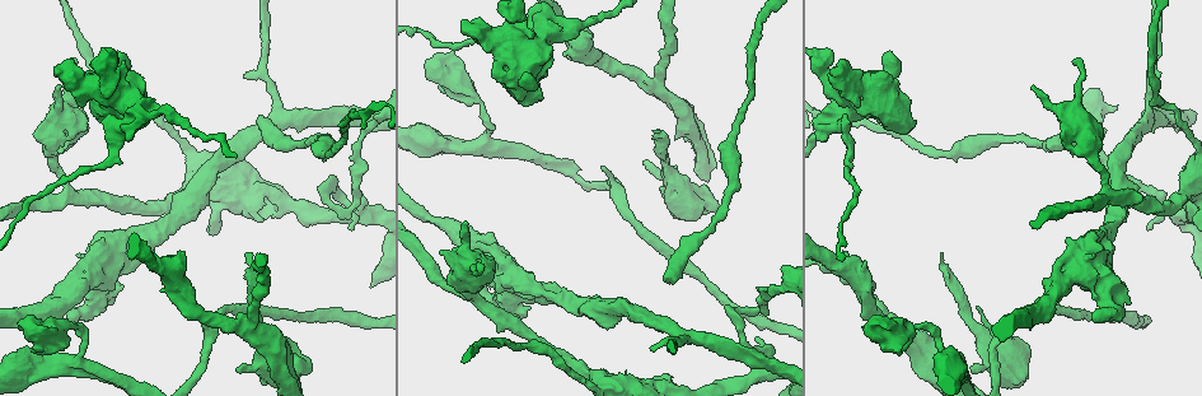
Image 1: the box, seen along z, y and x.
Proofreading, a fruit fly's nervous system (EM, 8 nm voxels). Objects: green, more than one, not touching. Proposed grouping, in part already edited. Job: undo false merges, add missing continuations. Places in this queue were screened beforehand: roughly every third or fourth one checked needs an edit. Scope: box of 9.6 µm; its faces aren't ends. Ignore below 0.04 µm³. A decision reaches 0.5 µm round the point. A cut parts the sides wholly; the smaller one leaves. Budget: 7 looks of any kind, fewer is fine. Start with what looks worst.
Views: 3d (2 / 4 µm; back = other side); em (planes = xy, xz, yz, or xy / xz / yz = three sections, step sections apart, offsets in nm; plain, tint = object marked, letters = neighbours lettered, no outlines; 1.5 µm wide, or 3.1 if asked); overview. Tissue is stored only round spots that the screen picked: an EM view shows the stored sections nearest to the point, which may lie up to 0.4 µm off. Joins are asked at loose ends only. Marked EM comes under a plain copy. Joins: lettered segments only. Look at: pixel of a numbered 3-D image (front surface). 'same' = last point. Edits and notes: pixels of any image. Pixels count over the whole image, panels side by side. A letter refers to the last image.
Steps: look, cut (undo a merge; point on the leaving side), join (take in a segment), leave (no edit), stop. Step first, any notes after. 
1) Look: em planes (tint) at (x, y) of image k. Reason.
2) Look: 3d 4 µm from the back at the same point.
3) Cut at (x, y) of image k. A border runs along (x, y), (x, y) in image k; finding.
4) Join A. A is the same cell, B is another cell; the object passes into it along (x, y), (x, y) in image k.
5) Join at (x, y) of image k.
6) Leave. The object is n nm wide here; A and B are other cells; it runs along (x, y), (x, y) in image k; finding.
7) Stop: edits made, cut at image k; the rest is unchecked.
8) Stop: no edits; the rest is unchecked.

Look: 3d 2 µm at (322, 152) of image 1. Thick turns thin.

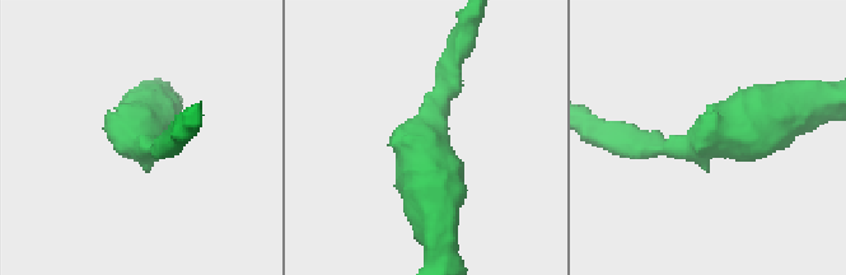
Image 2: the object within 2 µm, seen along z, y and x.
Look: em planes (tint) at (143, 145) of image 2. The arms are 180, 340 nm wide; now the EM.

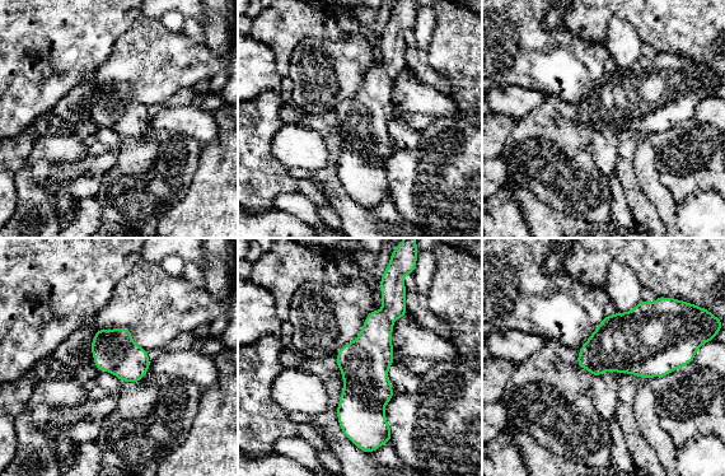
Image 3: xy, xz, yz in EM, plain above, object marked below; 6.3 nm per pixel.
Look: em planes (letters) at the same point. What lies round it.

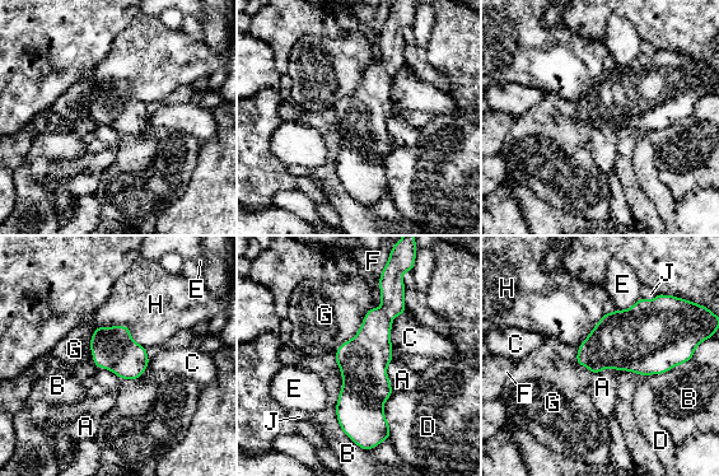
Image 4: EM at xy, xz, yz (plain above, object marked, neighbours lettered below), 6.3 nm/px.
Leave. The object is 280 nm wide here; A, B, C, D, E, F, G, H and J are other cells; it runs along (383, 283), (363, 434) in image 4; continuous, no second cell.

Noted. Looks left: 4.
Look: em planes (tint) at (833, 72) of image 1. Stops while still wide.

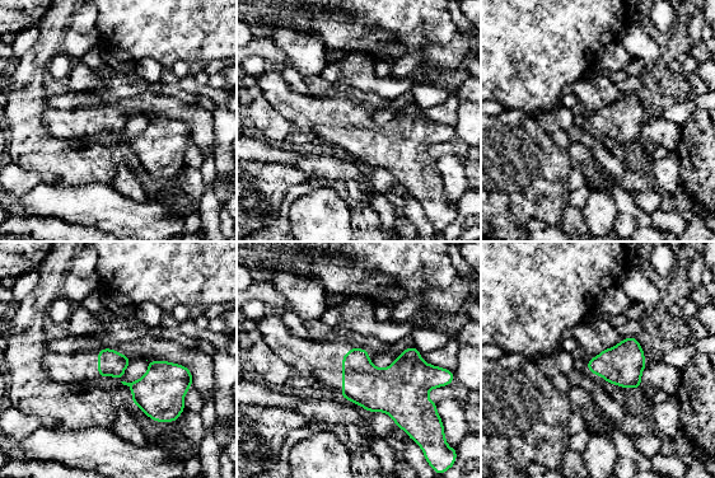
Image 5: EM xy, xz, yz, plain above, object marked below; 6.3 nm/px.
Look: em planes (letters) at the same point.

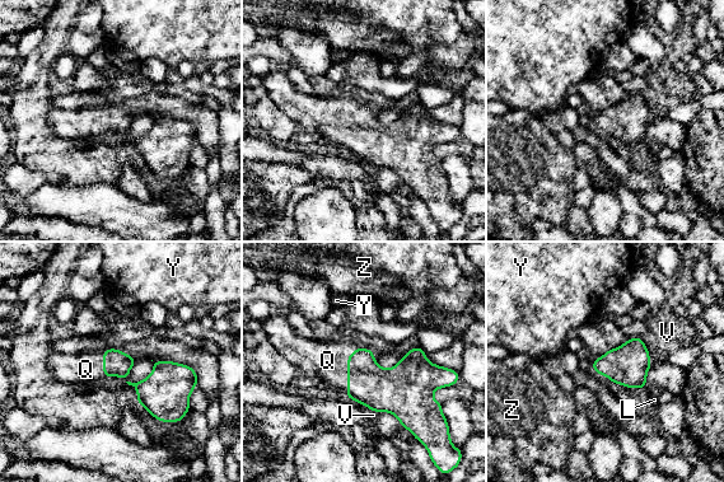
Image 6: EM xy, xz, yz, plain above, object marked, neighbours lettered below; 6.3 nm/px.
Join Q. Q is the same cell, L, V, Y and Z are other cells; it goes on there.

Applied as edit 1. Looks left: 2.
Look: overview. See it whole again.

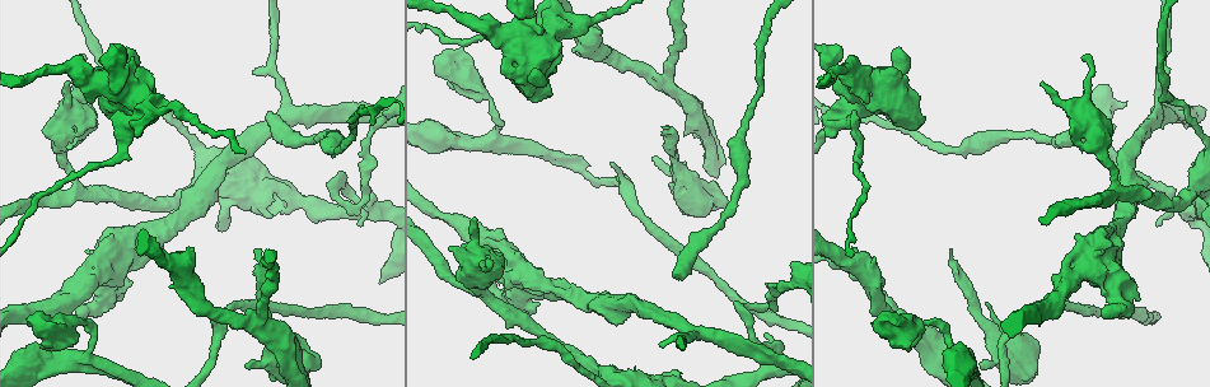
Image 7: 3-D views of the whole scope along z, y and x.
Look: em planes (letters) at (884, 326) of image 7. Thick turns thin.

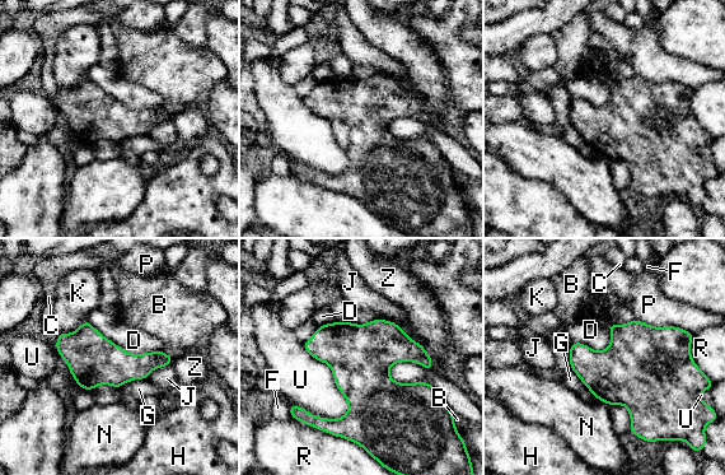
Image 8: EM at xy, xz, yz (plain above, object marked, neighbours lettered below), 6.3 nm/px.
Leave. B, C, D, F, G, H, J, K, N, P, R, U and Z are other cells; a border runs along (87, 319), (131, 353), (162, 350) in image 8; all the same cell.

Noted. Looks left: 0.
Stop: edits made, join at image 6; the rest is unchecked.

